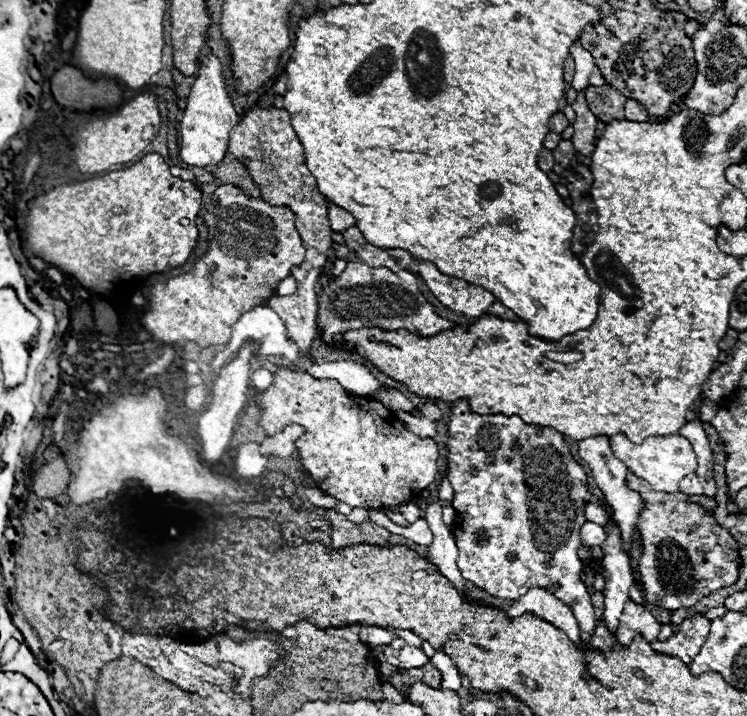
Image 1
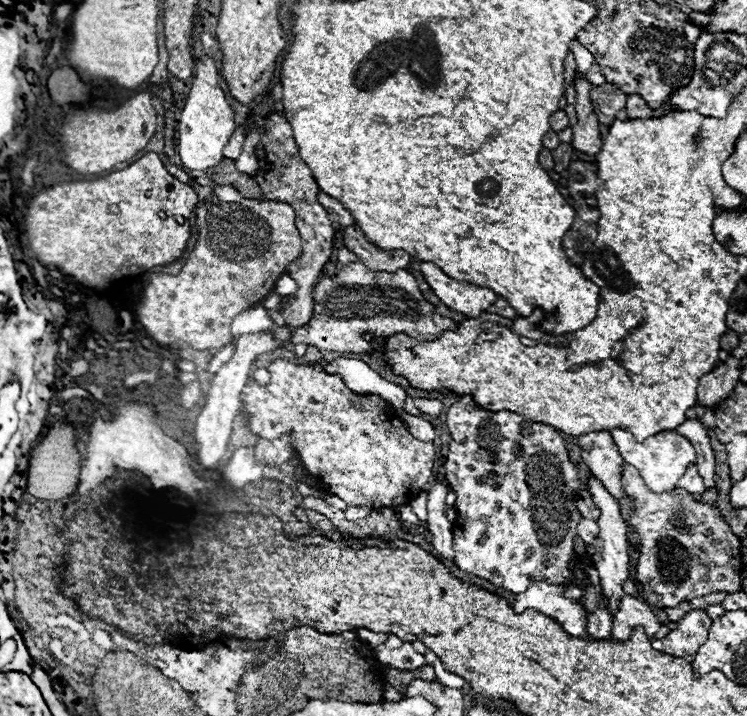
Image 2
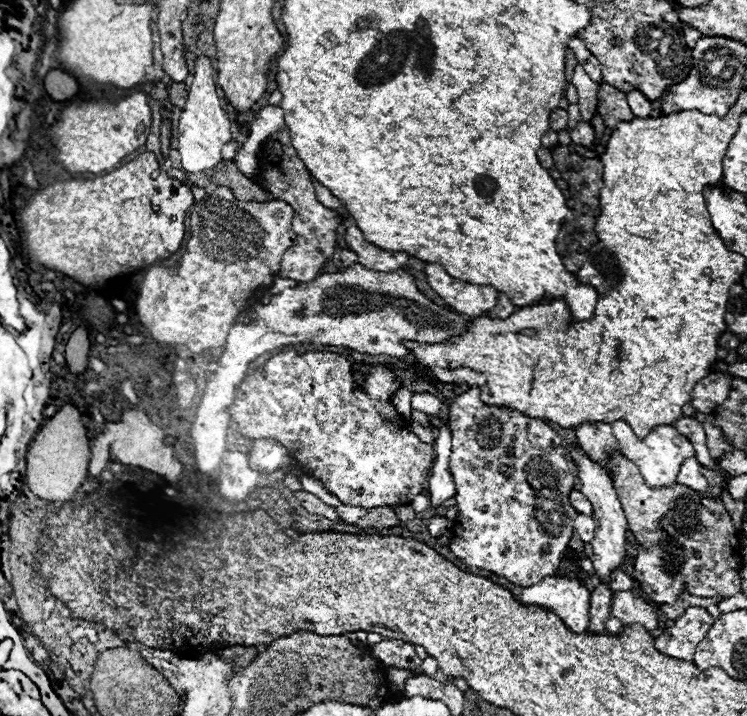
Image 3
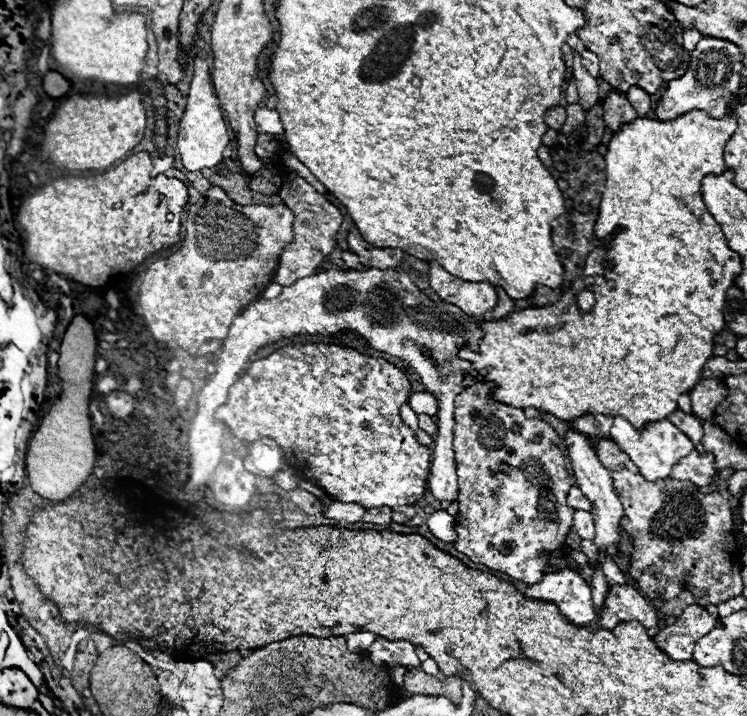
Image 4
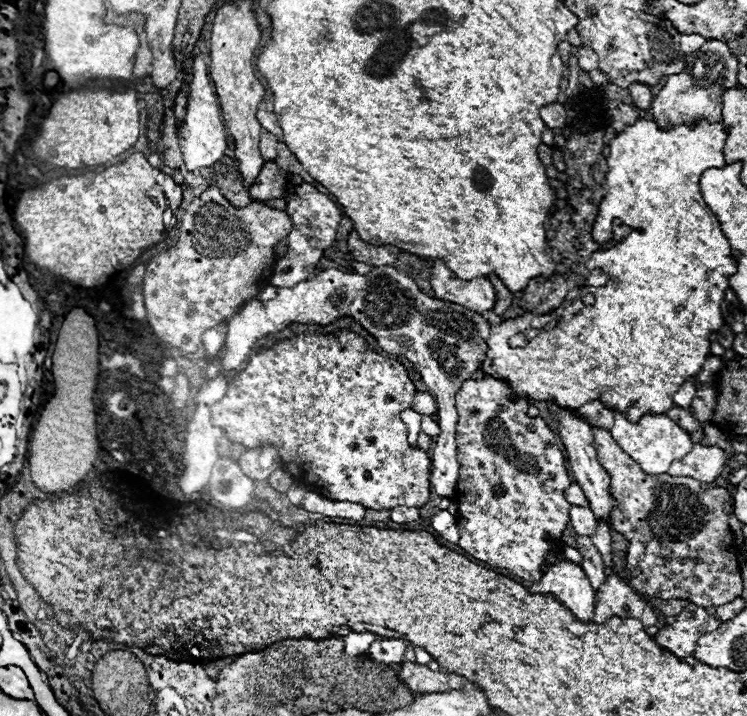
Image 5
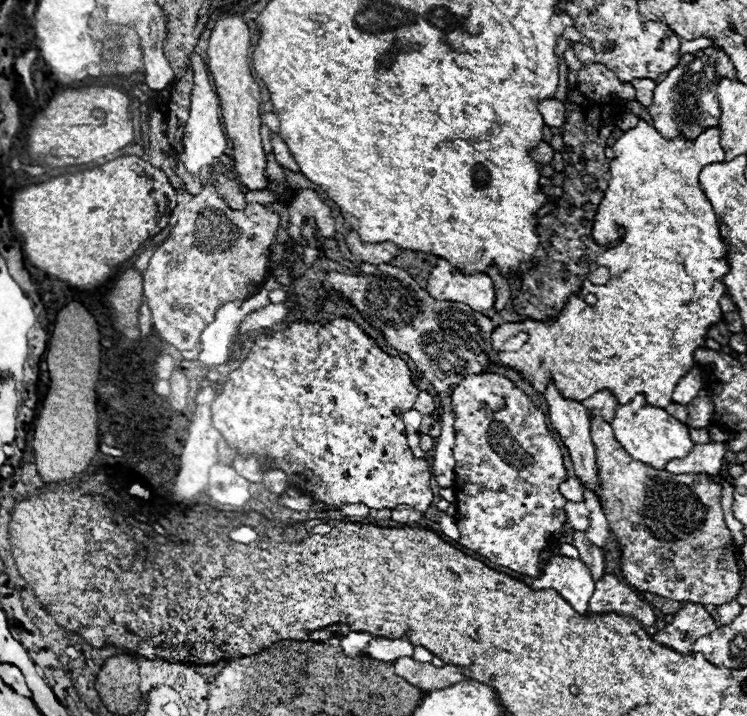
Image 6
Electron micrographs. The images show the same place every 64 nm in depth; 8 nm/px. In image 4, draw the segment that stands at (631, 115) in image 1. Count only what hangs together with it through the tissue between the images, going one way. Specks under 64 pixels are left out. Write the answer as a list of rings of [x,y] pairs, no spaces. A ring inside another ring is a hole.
[[[630,88],[628,90],[628,100],[630,100],[630,104],[636,108],[636,112],[640,116],[644,116],[644,114],[648,114],[652,110],[650,94],[646,90],[642,90],[642,88]]]

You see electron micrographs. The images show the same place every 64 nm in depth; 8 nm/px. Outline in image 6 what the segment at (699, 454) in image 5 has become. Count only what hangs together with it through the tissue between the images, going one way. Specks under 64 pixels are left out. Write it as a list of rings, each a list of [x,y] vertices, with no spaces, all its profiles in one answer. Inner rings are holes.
[[[718,442],[696,444],[686,458],[670,460],[670,464],[666,464],[666,470],[674,474],[706,472],[710,476],[718,476],[724,466],[724,454],[726,454],[724,444],[718,444]]]

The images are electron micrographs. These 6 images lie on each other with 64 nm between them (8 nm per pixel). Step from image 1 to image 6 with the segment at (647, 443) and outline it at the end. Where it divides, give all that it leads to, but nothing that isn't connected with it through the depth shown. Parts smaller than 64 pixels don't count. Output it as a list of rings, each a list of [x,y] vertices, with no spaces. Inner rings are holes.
[[[642,394],[634,396],[628,404],[620,404],[616,408],[612,430],[614,430],[616,440],[632,458],[660,470],[664,470],[672,458],[688,456],[694,446],[694,442],[690,440],[690,430],[682,422],[678,422],[674,416],[670,416],[666,410],[648,404],[646,396]]]

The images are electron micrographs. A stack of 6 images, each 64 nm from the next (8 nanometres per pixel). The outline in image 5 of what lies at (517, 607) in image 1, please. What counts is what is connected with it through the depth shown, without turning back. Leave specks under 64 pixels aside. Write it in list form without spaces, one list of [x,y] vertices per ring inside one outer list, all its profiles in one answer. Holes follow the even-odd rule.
[[[570,560],[552,564],[542,580],[530,586],[530,592],[554,594],[578,620],[588,622],[594,616],[594,588],[586,572]]]

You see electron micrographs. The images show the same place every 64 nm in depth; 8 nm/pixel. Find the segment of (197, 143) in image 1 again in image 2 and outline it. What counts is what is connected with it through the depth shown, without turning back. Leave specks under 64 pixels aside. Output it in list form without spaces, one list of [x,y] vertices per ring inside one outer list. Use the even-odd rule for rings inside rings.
[[[202,56],[196,60],[194,82],[178,122],[178,154],[182,158],[182,166],[188,170],[206,170],[216,166],[224,158],[222,148],[228,144],[234,126],[234,112],[226,102],[224,90],[220,88],[216,62],[210,56]]]

